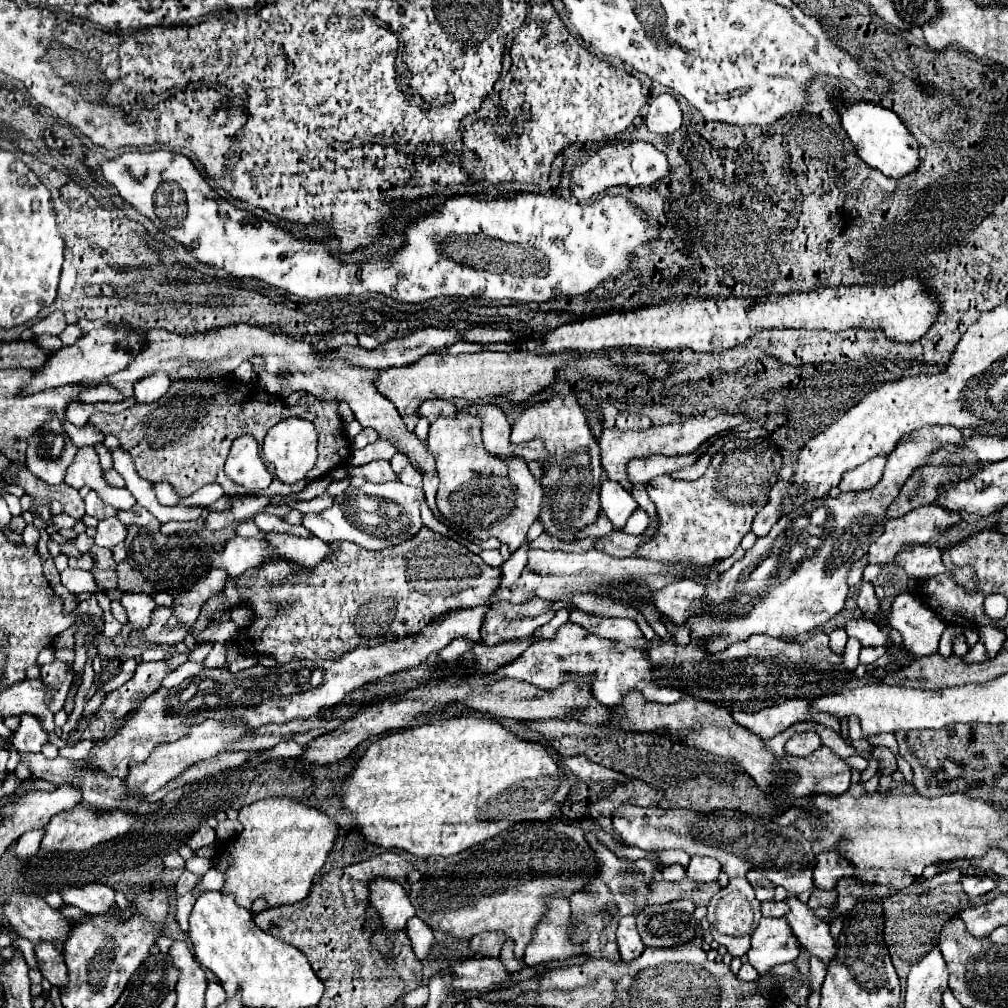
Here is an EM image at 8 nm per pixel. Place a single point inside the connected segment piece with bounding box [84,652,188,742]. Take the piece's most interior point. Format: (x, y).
(120, 702)

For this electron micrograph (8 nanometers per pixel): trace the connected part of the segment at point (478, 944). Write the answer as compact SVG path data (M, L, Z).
M484 932L484 934L478 934L478 936L474 936L470 940L470 950L474 952L474 956L498 958L504 942L506 942L504 934L500 934L500 932Z

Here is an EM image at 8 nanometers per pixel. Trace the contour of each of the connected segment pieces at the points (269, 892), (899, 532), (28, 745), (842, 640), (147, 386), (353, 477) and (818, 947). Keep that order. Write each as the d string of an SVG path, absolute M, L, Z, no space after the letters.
M264 798L258 800L246 808L240 810L238 820L242 822L244 830L238 834L238 838L228 840L222 844L222 848L216 850L216 862L214 868L224 874L224 894L236 896L236 904L252 912L252 904L256 898L262 898L266 902L266 908L276 906L290 906L296 902L302 902L310 894L314 876L324 866L324 860L328 852L334 846L334 840L338 836L338 828L332 822L330 816L322 814L316 808L308 808L292 798Z
M928 504L928 506L920 506L912 512L908 512L906 516L900 516L896 520L886 520L882 524L882 534L868 548L868 554L866 554L868 564L880 564L880 566L890 564L894 560L894 556L900 554L904 548L914 546L914 544L920 544L920 546L928 544L936 534L940 534L940 530L944 530L952 522L958 522L958 518L960 518L958 512L950 512L936 504Z
M22 714L20 728L14 732L12 746L18 752L40 752L40 748L48 742L48 734L42 730L40 724L36 724L36 718L32 714Z
M834 630L832 634L830 634L830 650L834 652L834 654L838 654L838 656L842 656L844 654L844 646L846 646L846 640L848 640L848 636L846 636L846 632L844 630Z
M157 372L152 376L138 381L134 385L135 401L152 403L164 396L170 387L171 380L165 372Z
M376 460L358 468L350 468L348 472L350 484L352 486L362 486L364 482L388 482L388 480L396 480L396 474L390 468L390 462L386 460Z
M790 896L786 904L790 906L786 920L790 922L792 932L796 934L800 944L828 968L838 952L838 942L830 936L828 924L816 918L814 912L796 896Z

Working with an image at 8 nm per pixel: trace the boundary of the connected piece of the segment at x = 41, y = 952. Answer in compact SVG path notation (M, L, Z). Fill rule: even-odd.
M38 942L36 944L36 958L38 958L38 964L40 964L42 976L52 986L62 990L62 986L66 986L66 982L68 982L68 974L66 974L66 964L64 964L64 958L62 958L62 952L52 942Z

